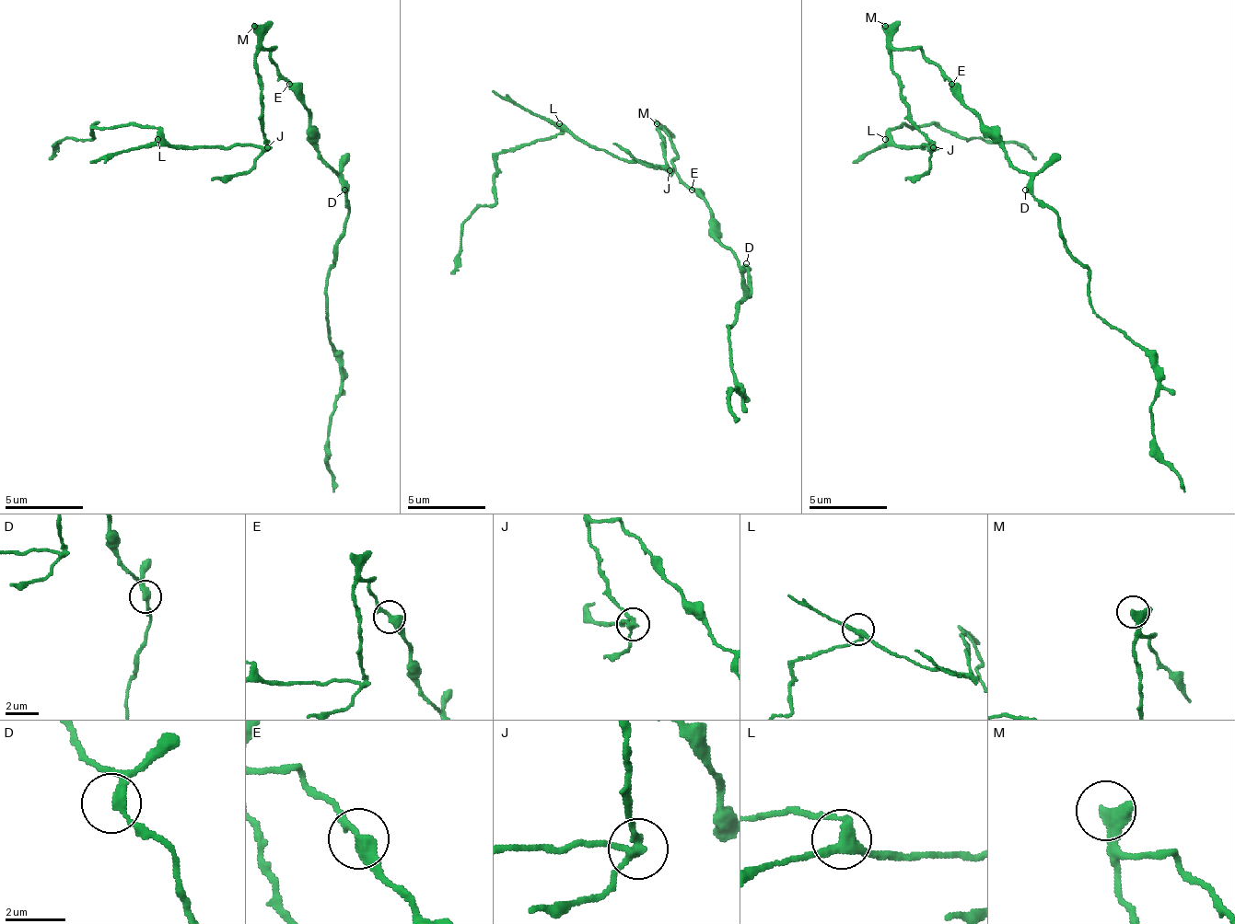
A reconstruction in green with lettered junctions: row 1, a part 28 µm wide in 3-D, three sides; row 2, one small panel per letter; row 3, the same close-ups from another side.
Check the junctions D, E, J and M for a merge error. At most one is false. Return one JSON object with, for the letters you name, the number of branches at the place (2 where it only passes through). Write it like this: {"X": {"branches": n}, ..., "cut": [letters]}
{"J": {"branches": 3}, "cut": ["J"]}

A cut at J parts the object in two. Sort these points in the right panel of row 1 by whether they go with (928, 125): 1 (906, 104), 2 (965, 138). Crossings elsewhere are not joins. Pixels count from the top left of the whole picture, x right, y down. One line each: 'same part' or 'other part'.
1: other part
2: same part

